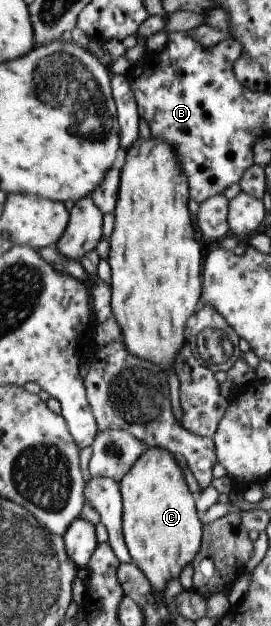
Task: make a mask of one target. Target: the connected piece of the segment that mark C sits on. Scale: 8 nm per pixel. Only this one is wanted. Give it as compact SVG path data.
M150 447L143 451L132 467L118 482L122 502L122 537L132 563L141 570L150 587L157 593L165 590L165 584L178 578L179 572L188 564L191 565L199 552L202 537L200 516L194 505L195 495L185 485L181 469L173 460L172 452L163 448Z

